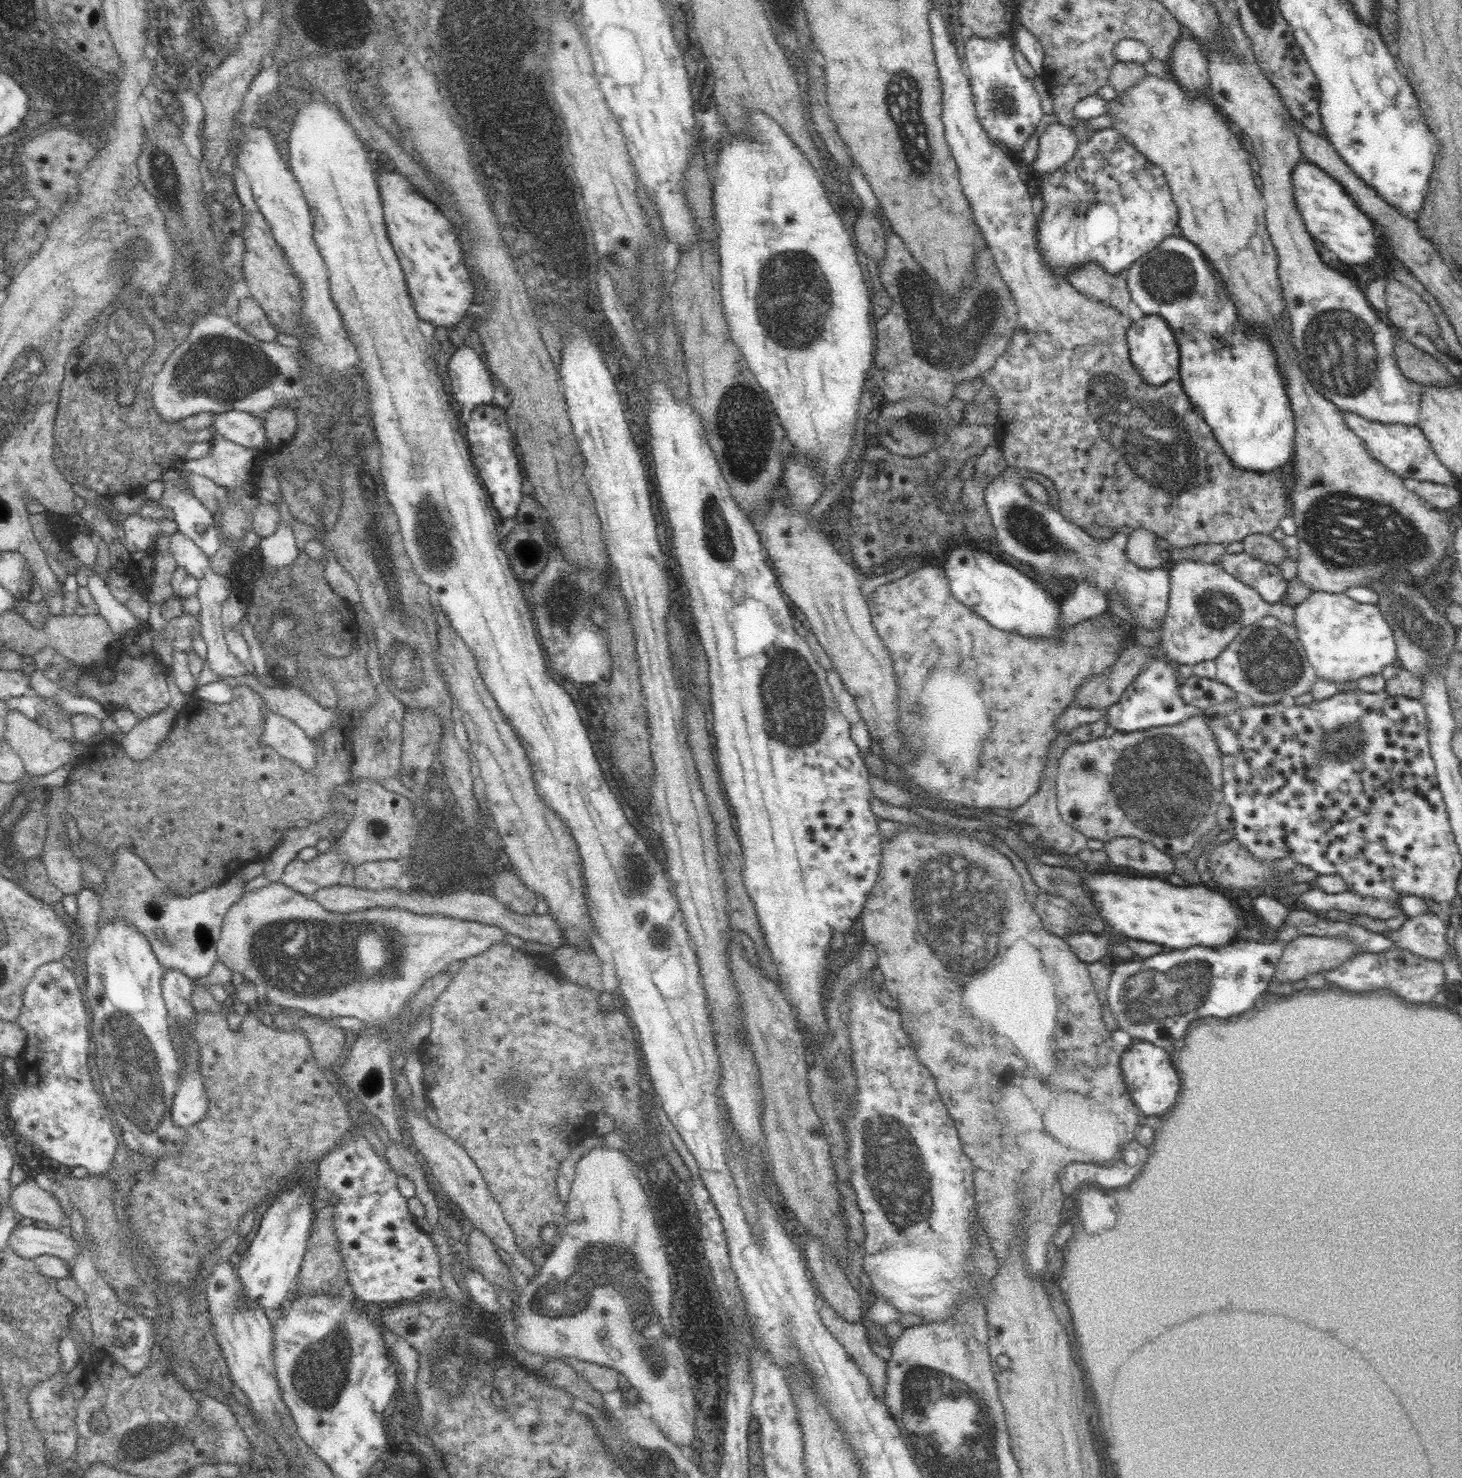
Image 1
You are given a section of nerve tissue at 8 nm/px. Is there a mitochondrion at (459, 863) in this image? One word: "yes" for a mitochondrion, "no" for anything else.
yes

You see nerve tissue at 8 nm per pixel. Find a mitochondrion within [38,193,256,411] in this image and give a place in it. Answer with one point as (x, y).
(106, 373)

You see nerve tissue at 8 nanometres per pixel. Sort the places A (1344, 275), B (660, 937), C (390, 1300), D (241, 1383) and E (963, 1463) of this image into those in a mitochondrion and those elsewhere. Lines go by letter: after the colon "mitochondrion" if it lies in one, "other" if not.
A: other
B: mitochondrion
C: other
D: other
E: mitochondrion

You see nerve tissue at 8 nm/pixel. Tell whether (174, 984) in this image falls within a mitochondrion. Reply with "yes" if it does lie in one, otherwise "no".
no

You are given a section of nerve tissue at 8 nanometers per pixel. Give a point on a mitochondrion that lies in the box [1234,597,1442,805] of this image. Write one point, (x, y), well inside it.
(1344, 741)

